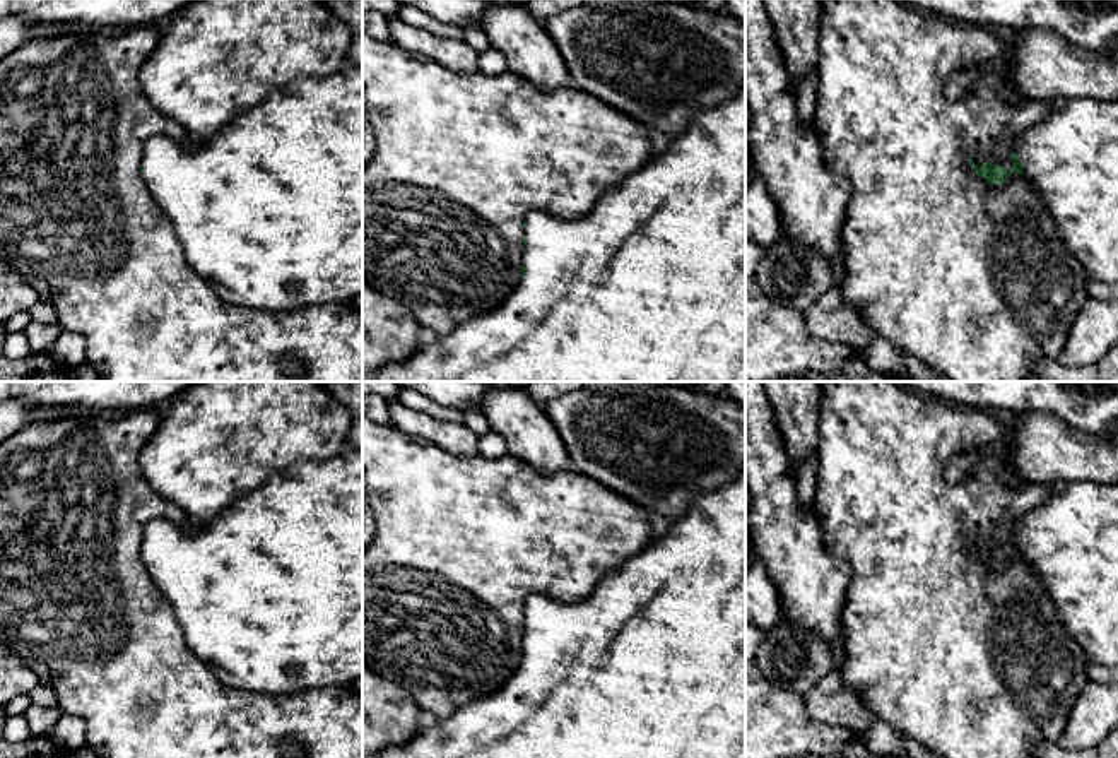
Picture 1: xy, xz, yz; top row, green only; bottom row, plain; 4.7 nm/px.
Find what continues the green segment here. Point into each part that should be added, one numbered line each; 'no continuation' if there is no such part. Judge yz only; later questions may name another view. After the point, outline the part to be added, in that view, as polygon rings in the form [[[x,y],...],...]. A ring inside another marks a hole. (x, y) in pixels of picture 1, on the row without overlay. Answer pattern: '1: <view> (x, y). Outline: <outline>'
1: yz (1070, 543). Outline: [[[1075,481],[1055,486],[1053,494],[1014,527],[1022,560],[1046,589],[1062,623],[1092,662],[1118,666],[1118,483]]]

